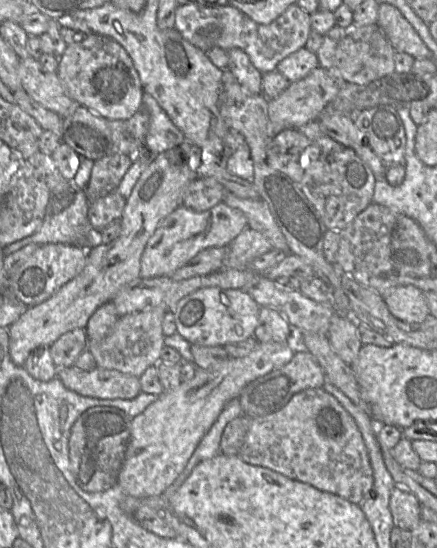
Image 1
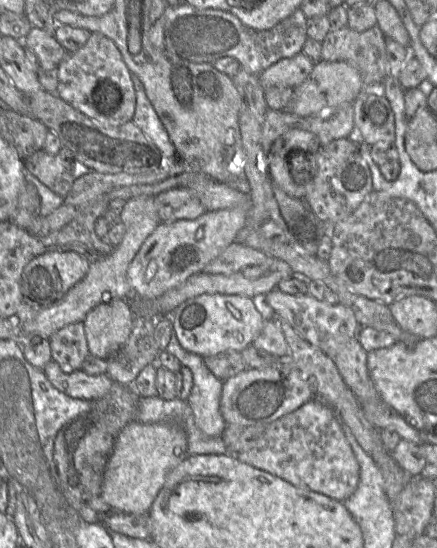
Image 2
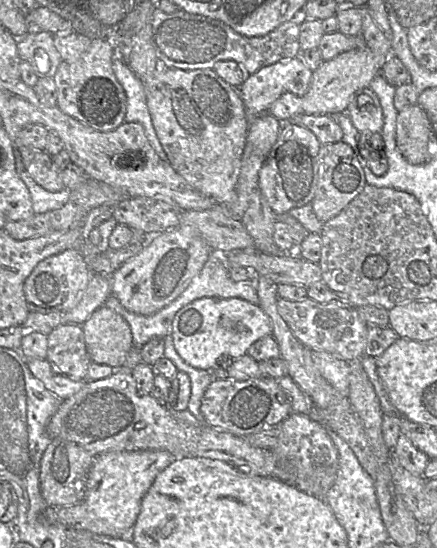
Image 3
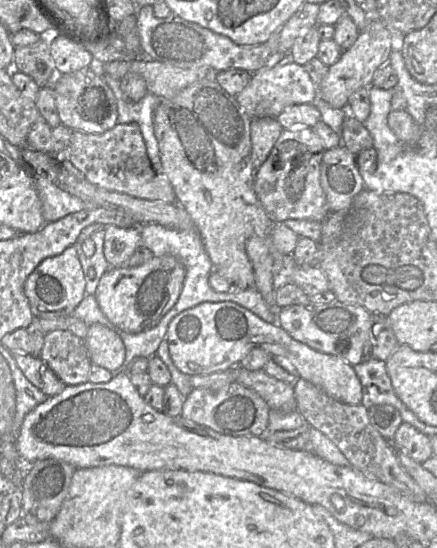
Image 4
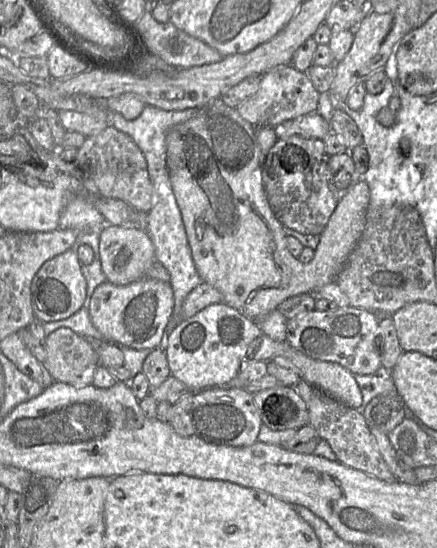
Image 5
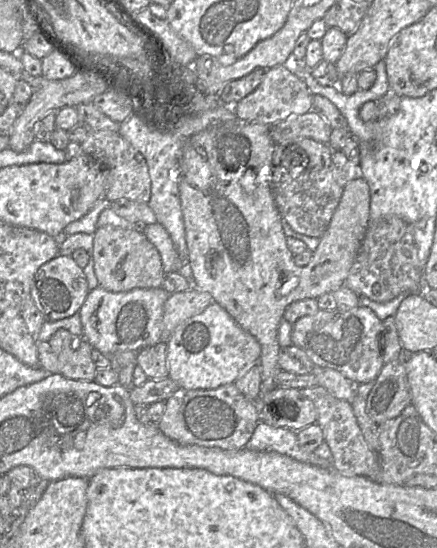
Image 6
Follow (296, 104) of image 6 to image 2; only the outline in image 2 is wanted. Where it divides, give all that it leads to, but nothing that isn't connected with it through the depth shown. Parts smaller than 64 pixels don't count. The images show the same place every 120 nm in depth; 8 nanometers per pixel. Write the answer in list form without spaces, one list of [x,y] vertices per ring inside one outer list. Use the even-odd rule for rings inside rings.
[[[303,52],[290,58],[284,58],[271,65],[259,75],[263,89],[270,87],[295,88],[302,84],[314,68],[312,62]]]

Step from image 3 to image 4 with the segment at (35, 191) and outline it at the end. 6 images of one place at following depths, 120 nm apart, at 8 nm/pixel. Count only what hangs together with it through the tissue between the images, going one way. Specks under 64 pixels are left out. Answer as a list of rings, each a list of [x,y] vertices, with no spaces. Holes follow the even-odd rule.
[[[28,167],[28,171],[33,176],[45,222],[54,222],[87,208],[87,204],[81,199],[63,191],[46,176],[41,176],[31,167]]]

